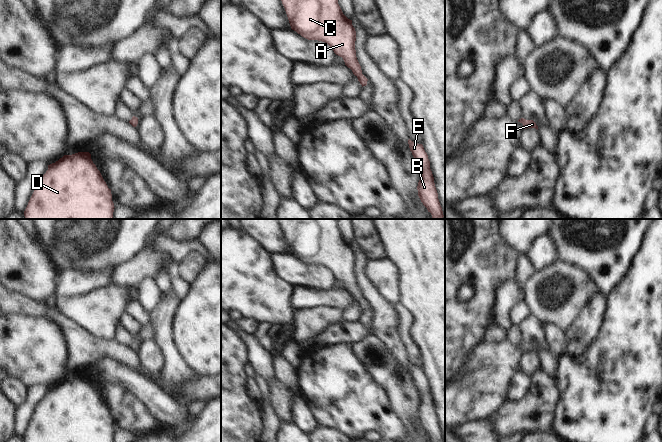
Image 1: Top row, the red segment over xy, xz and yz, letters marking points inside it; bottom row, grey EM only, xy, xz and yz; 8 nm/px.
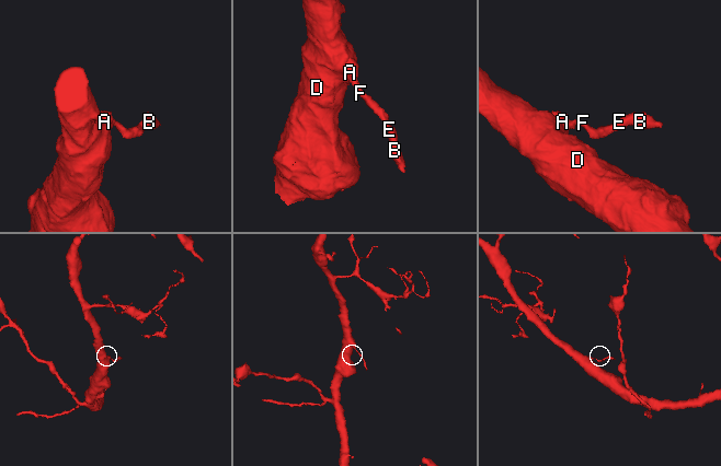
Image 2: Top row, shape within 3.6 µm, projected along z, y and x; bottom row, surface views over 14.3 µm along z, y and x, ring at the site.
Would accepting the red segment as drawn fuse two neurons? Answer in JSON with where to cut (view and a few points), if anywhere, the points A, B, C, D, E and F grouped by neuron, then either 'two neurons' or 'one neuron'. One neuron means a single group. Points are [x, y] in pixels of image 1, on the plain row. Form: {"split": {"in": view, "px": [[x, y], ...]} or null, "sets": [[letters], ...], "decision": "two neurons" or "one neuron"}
{"split": null, "sets": [["A", "B", "C", "D", "E", "F"]], "decision": "one neuron"}

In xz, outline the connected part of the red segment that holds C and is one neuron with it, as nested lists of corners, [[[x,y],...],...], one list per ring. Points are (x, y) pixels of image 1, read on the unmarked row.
[[[279,219],[291,253],[308,264],[328,268],[343,282],[363,310],[368,303],[362,298],[356,281],[356,255],[352,244],[342,236],[336,219]]]

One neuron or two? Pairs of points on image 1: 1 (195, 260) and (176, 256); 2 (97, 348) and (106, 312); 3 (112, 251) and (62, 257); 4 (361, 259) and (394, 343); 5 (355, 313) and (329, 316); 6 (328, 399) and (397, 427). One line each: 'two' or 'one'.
1: two
2: two
3: one
4: one
5: two
6: one

